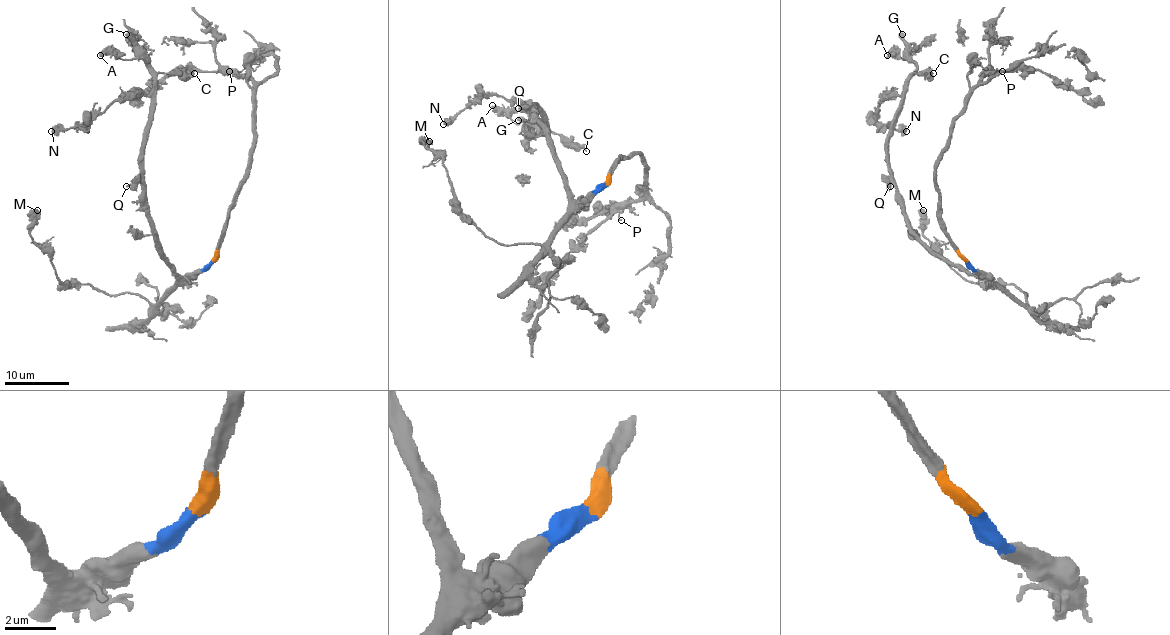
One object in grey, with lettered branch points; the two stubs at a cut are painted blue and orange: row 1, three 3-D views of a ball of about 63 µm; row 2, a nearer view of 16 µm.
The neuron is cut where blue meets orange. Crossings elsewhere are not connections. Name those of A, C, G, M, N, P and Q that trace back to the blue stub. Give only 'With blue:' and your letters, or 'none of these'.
With blue: A, C, G, M, N, Q

